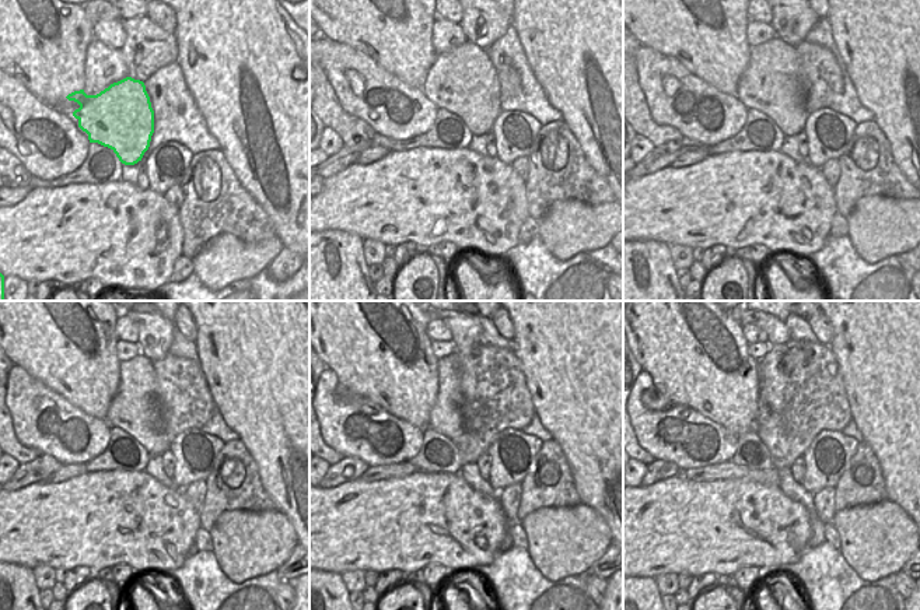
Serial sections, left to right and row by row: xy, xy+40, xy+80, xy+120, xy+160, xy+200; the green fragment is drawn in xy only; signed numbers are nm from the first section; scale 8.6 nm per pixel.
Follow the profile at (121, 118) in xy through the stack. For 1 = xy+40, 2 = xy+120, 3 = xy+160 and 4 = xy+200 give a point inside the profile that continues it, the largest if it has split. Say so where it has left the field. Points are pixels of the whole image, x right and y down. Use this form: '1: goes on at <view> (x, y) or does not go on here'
1: goes on at xy+40 (424, 123)
2: goes on at xy+120 (115, 449)
3: goes on at xy+160 (429, 451)
4: goes on at xy+200 (748, 449)

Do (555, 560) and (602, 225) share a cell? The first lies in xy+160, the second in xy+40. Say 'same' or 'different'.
same

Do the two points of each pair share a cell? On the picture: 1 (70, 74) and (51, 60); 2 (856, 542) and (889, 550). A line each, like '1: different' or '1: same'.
1: same
2: same

